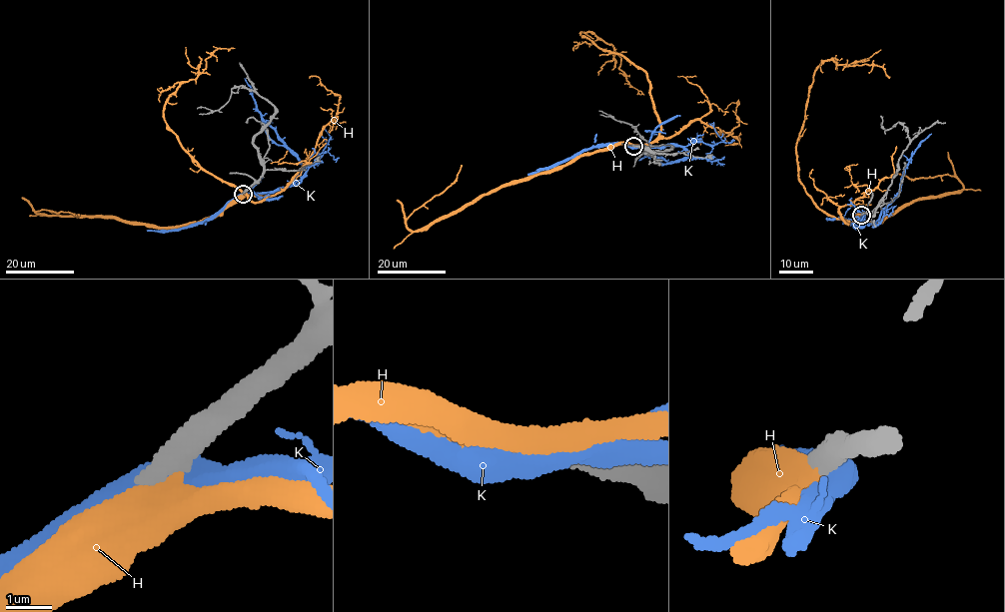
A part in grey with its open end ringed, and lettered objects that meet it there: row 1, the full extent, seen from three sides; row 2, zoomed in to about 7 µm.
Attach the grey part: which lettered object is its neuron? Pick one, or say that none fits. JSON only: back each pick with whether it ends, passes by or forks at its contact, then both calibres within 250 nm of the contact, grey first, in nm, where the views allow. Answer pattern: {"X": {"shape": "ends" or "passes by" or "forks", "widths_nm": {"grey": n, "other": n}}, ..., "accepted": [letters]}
{"H": {"shape": "passes by", "widths_nm": {"grey": 480, "other": 480}}, "accepted": ["H"]}

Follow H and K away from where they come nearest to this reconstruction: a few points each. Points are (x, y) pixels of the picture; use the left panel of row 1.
H: (243, 194), (215, 216), (167, 227), (98, 216), (63, 217), (36, 213), (48, 210), (79, 215)
K: (243, 194), (270, 194), (288, 188), (302, 165), (263, 118), (245, 78)

